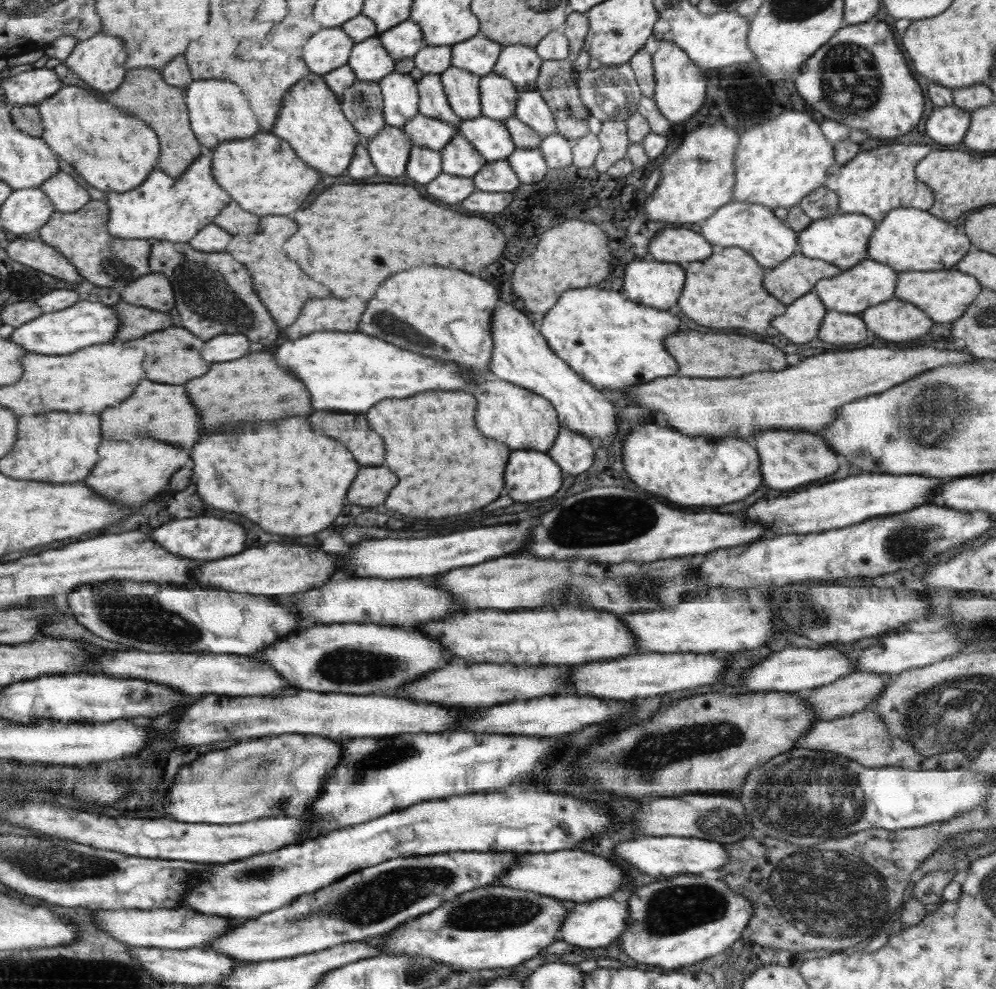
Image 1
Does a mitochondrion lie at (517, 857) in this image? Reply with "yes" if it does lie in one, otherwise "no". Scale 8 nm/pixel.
no

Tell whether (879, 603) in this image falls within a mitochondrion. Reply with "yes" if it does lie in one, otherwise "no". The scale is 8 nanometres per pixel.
no

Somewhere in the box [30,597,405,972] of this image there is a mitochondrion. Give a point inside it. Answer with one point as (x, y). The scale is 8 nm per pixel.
(264, 870)

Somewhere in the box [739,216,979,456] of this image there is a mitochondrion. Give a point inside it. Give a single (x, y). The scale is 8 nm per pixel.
(945, 407)

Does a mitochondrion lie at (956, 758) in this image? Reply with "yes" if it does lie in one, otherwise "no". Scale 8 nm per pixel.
yes

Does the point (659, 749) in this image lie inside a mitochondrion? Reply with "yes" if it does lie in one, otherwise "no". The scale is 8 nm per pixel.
yes

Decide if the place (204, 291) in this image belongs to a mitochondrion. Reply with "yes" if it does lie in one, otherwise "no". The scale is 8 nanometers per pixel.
yes

